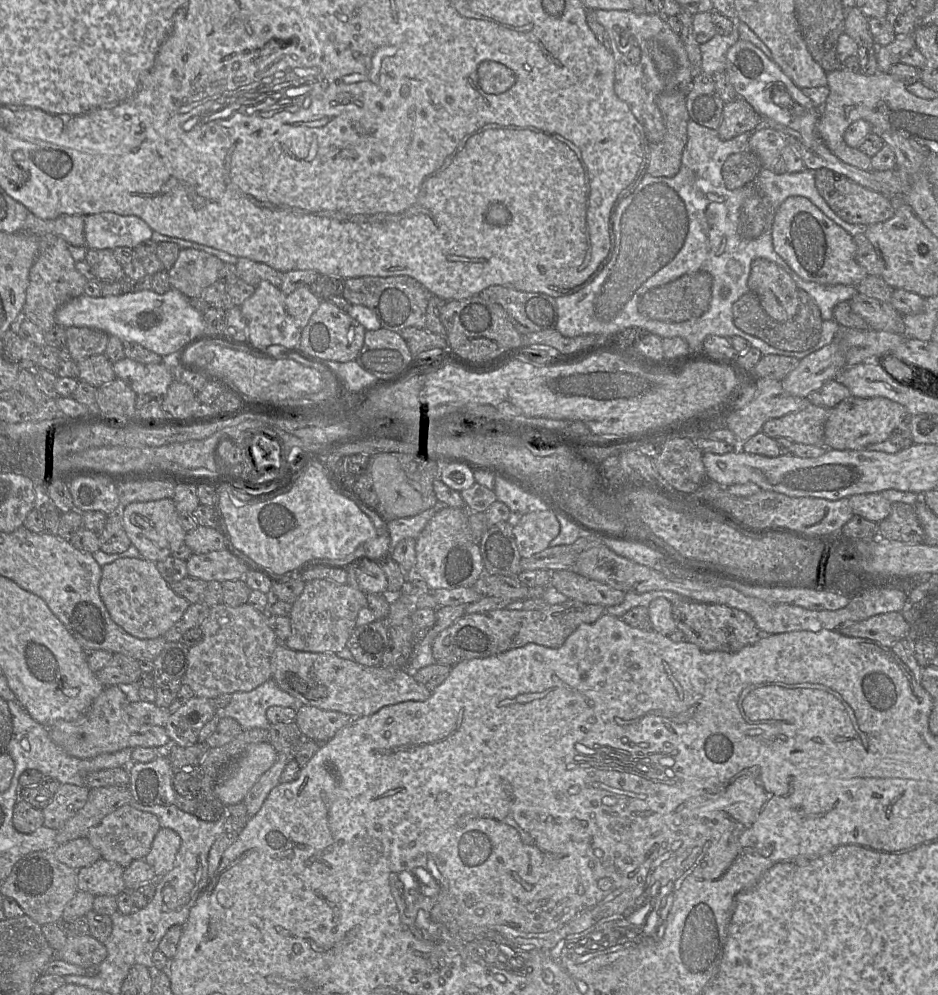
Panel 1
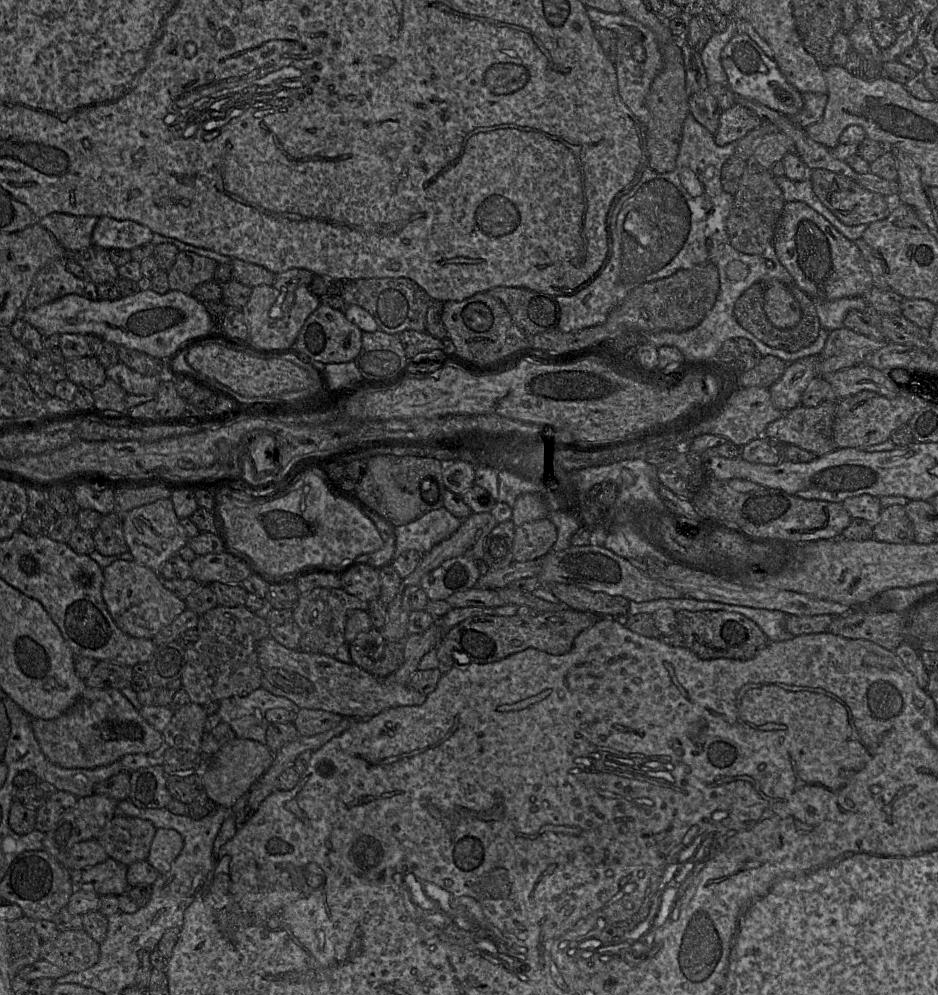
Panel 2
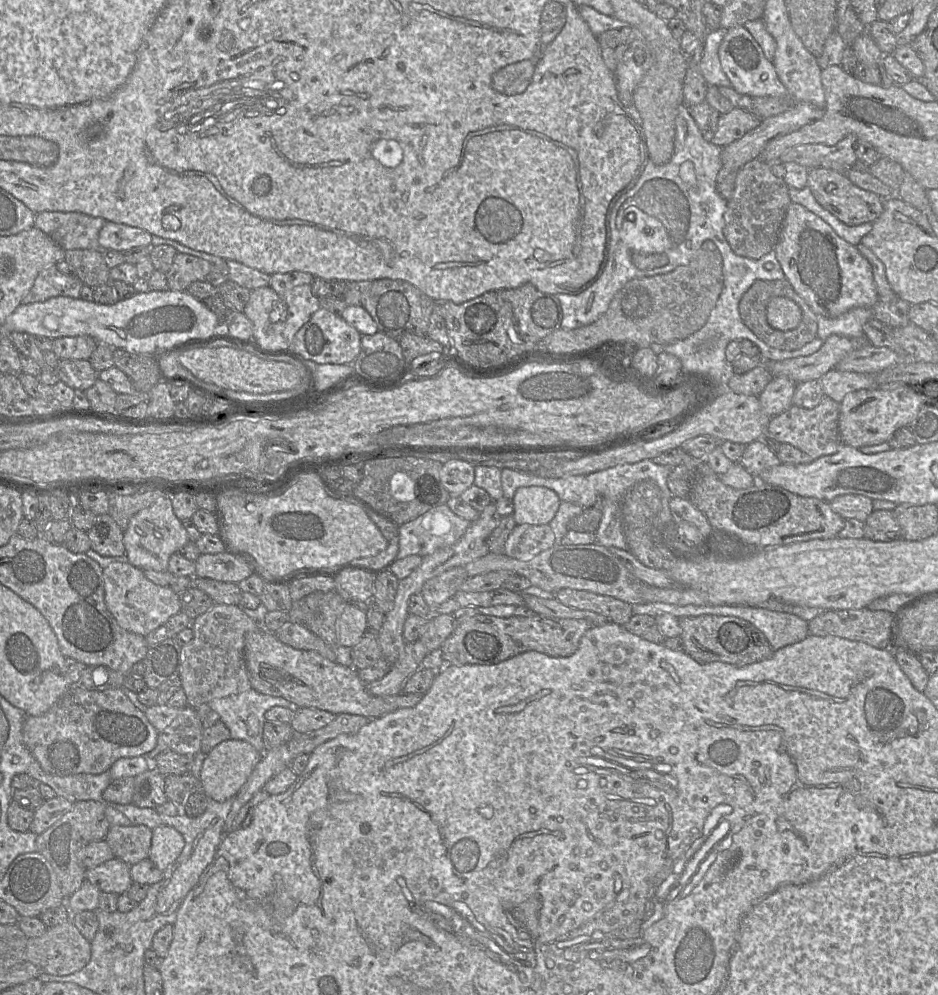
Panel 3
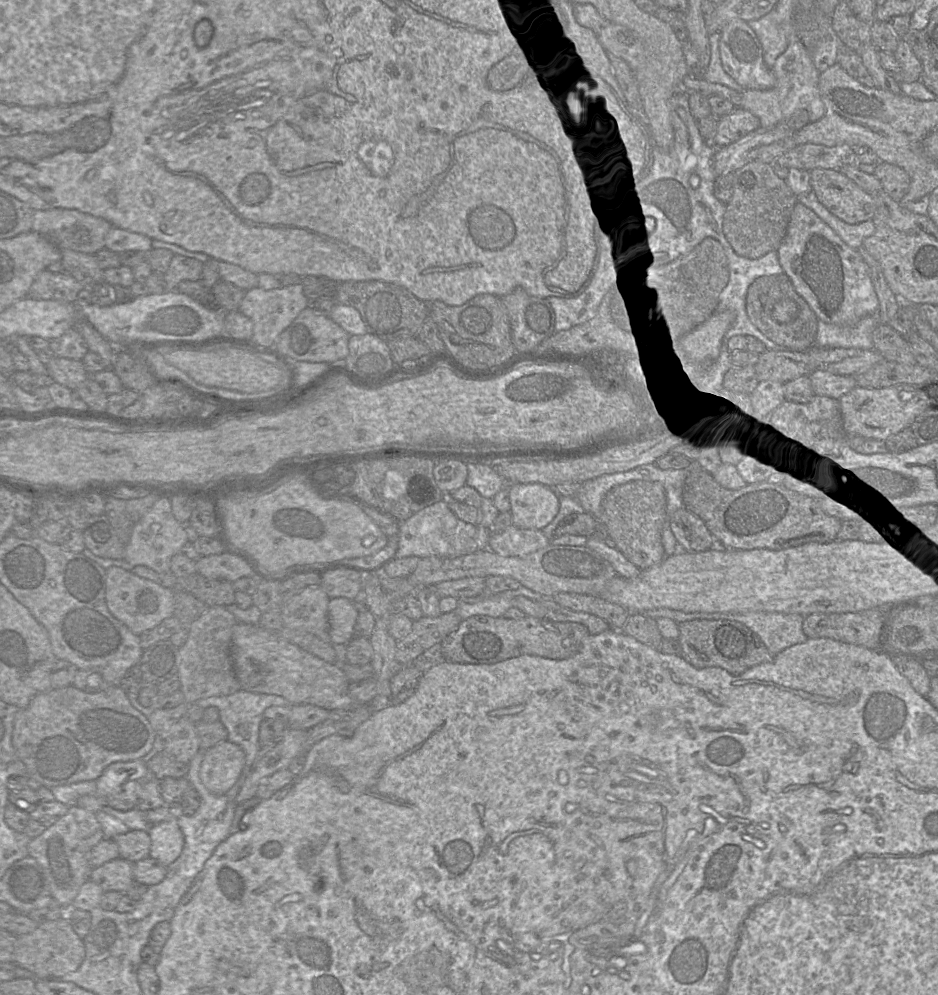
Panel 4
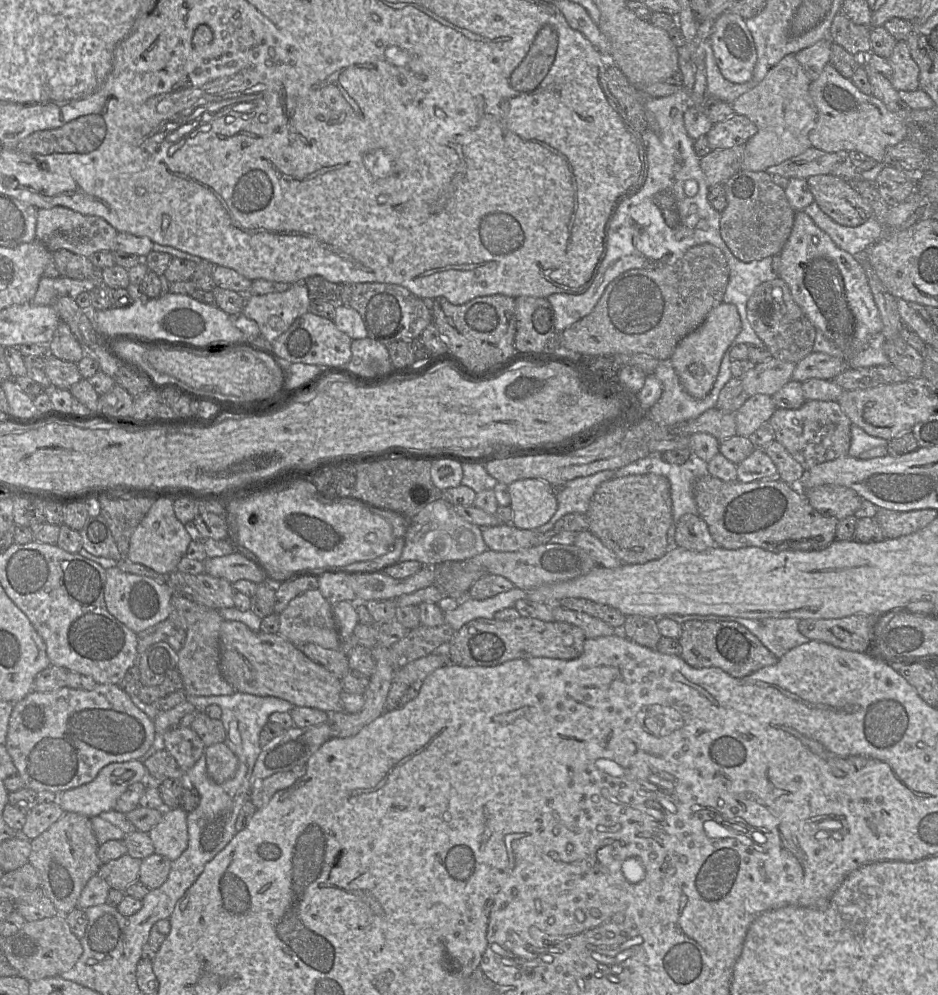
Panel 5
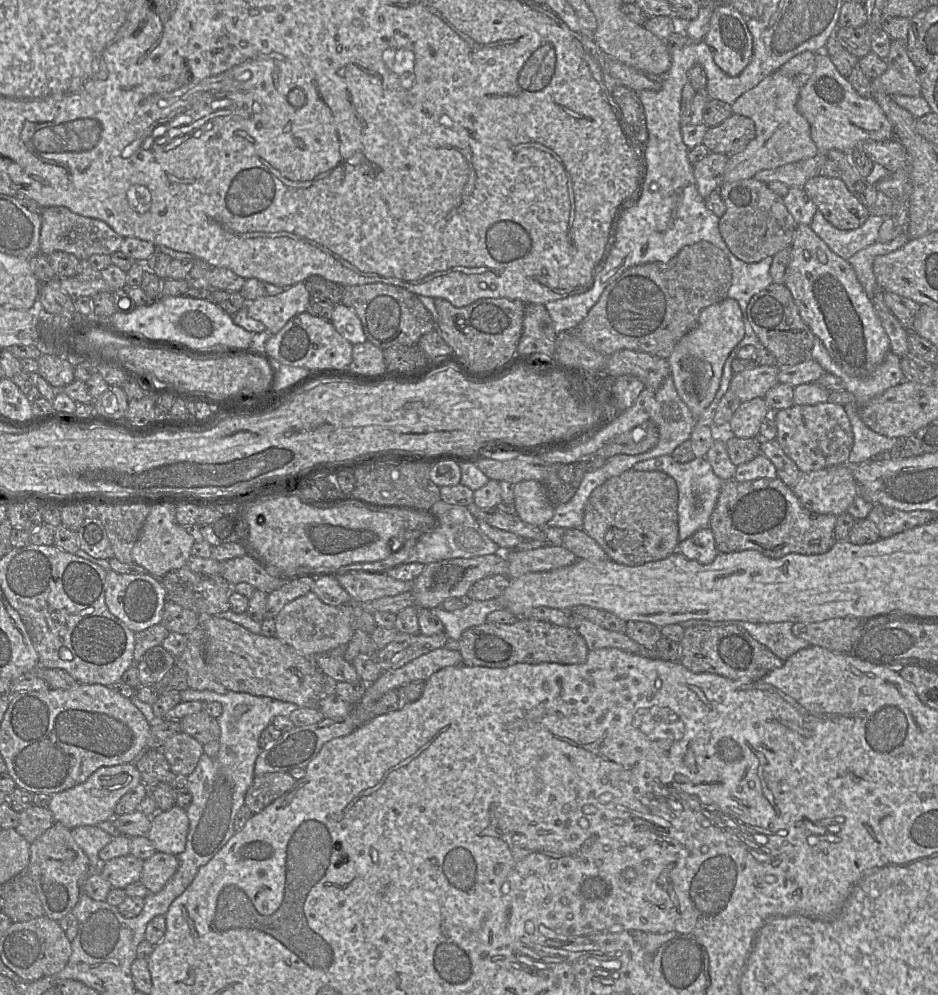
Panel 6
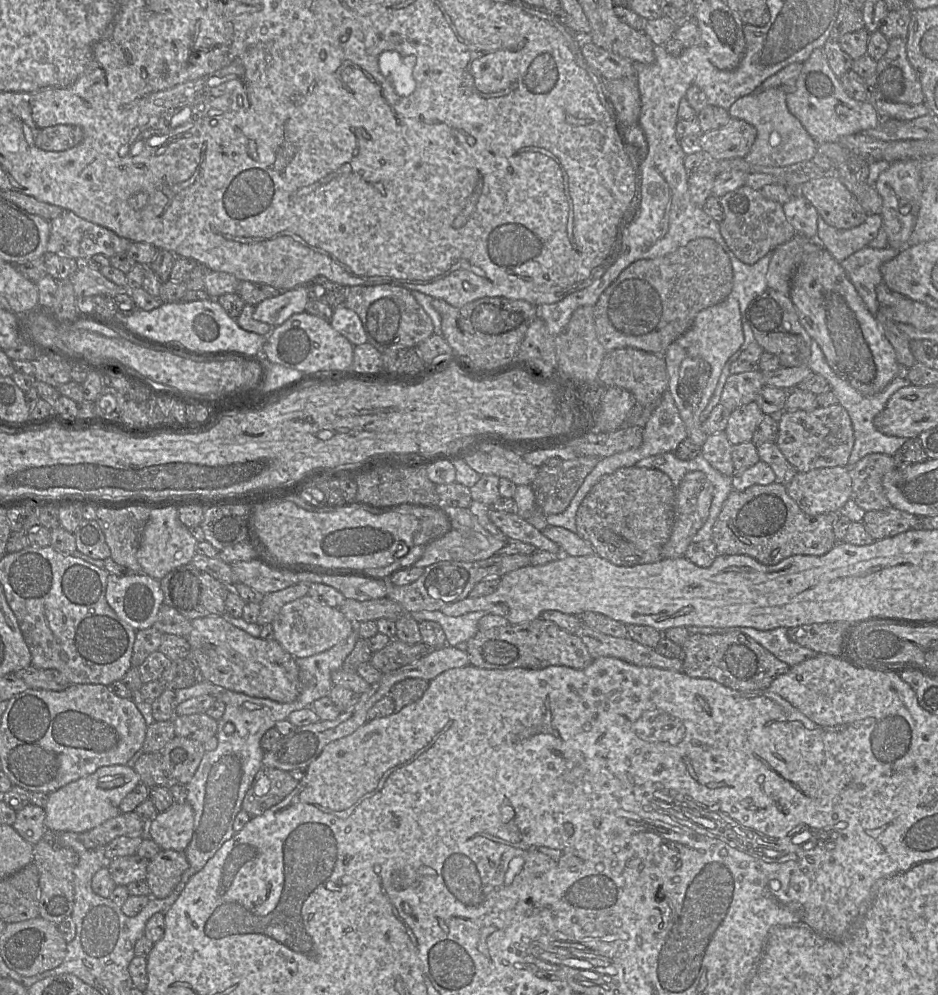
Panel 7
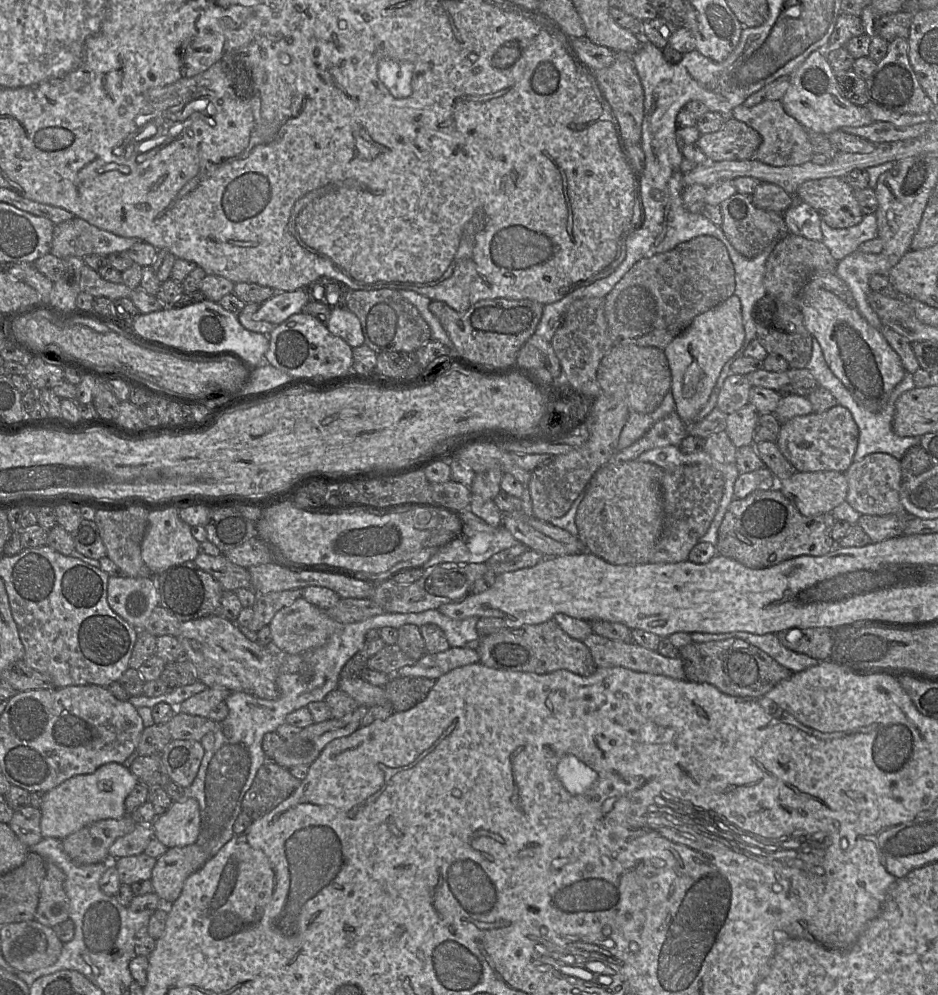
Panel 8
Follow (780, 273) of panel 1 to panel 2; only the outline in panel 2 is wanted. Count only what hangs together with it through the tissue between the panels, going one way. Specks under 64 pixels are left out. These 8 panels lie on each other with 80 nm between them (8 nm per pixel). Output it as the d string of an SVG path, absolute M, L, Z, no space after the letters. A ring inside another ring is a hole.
M779 280L760 283L766 284L763 307L769 321L779 329L795 327L801 320L801 308L789 289Z

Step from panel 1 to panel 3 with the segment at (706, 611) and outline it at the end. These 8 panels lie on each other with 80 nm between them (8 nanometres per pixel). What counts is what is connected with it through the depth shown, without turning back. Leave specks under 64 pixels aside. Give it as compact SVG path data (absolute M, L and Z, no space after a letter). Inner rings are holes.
M703 614L678 618L684 652L699 664L724 662L743 667L768 659L773 650L764 634L753 624L735 616L717 616Z

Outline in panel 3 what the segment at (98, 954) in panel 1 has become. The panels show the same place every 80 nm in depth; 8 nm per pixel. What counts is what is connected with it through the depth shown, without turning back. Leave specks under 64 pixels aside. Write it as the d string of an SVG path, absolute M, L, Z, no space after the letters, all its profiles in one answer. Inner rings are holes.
M71 921L47 928L46 932L35 938L29 938L26 946L26 961L39 967L43 974L55 976L69 975L84 968L91 959L91 942L87 940Z

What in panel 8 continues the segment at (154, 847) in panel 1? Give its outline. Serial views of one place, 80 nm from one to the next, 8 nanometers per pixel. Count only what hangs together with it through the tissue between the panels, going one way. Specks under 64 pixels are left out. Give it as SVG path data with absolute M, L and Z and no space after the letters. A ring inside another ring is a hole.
M186 796L184 800L175 801L162 815L157 816L152 822L154 838L168 848L184 847L196 842L200 827L200 812L196 799Z

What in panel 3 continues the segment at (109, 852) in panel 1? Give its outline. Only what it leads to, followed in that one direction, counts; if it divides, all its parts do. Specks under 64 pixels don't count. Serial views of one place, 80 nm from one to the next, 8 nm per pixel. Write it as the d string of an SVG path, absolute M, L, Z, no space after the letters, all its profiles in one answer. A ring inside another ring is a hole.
M144 825L110 826L105 841L116 858L134 865L149 859L152 830Z

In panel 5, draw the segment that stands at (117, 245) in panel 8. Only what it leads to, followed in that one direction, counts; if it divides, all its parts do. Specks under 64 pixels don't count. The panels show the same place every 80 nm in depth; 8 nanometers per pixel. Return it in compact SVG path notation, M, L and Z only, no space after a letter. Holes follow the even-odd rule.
M62 206L37 210L36 240L43 243L51 252L66 249L90 257L99 251L111 251L117 234L118 231L99 216L84 215Z

